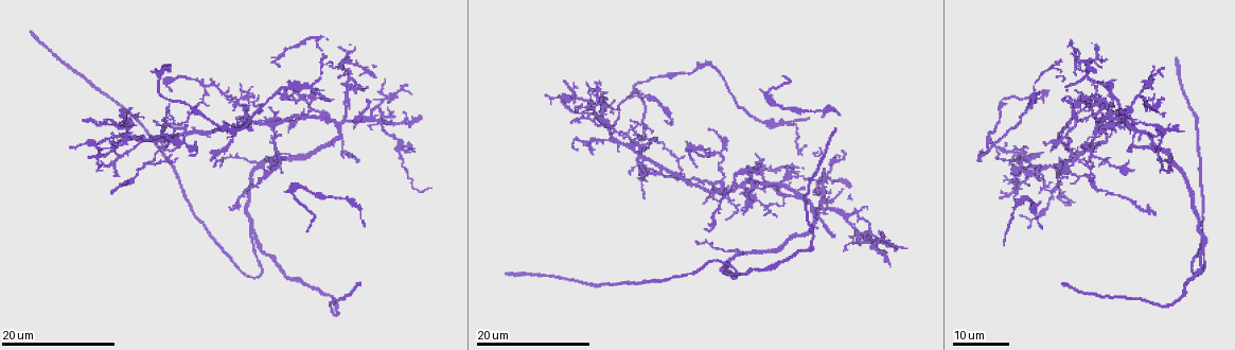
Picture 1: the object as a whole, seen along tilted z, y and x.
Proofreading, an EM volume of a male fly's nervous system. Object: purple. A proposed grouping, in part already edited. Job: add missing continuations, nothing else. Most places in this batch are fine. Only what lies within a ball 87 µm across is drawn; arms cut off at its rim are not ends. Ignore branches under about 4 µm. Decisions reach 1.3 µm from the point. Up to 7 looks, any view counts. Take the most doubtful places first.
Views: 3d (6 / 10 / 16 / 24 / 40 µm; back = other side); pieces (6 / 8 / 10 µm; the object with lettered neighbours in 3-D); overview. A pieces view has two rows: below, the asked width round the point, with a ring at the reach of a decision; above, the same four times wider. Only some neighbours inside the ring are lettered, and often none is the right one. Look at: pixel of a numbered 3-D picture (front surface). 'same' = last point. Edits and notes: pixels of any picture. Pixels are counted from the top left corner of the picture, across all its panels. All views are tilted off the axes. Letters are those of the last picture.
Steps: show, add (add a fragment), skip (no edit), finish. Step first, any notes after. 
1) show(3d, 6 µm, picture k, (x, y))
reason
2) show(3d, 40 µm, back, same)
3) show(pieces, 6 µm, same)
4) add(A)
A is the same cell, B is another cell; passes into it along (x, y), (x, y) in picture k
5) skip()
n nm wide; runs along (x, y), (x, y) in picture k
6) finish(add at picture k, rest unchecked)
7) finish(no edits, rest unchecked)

show(3d, 16 µm, picture 1, (359, 161))
an open end

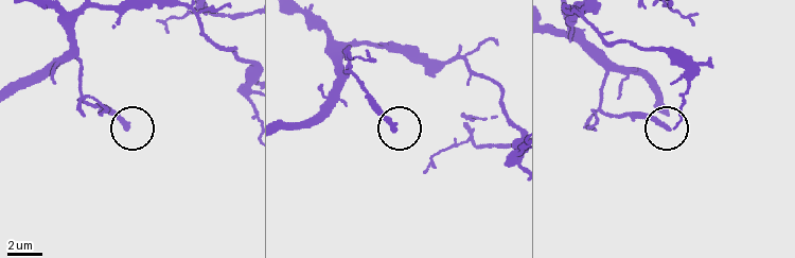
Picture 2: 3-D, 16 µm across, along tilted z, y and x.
show(pieces, 10 µm, picture 2, (669, 128))

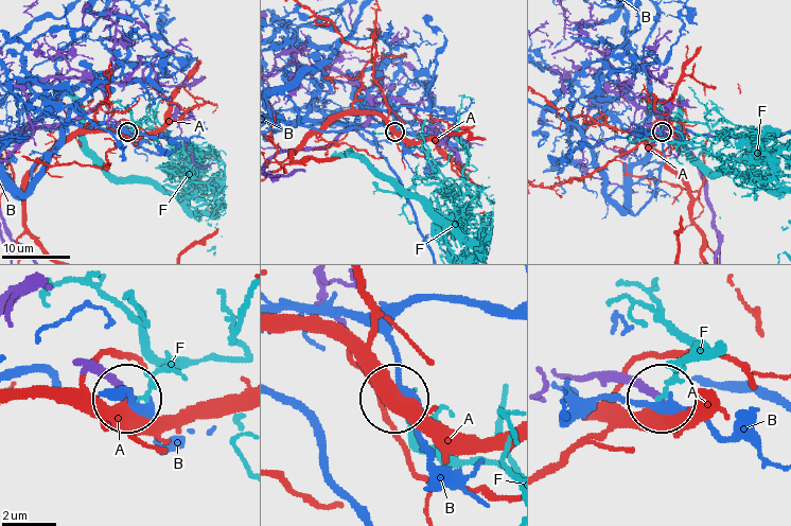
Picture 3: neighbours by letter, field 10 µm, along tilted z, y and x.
skip()
A, B and F are other cells; no lettered fragment goes on from it

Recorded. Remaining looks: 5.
show(3d, 16 µm, picture 1, (641, 173))
tapers out

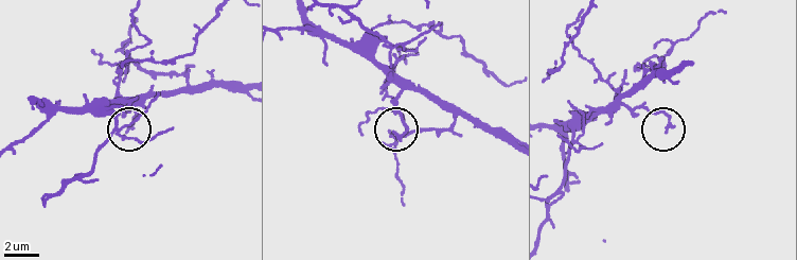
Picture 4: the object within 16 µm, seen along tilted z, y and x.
show(pieces, 6 µm, picture 4, (126, 130))

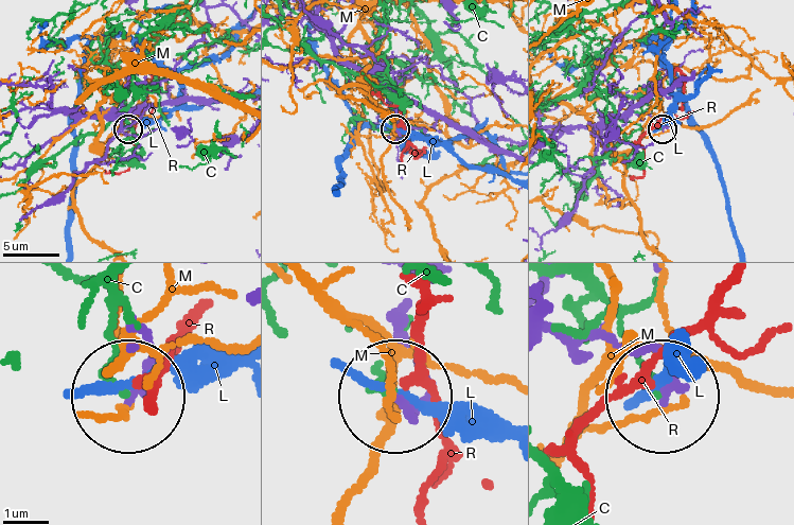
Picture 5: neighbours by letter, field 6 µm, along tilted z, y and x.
skip()
C, L, M and R are other cells; runs along (410, 352), (422, 396), (410, 404), (395, 395) in picture 5; no lettered fragment goes on from it

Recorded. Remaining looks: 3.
show(3d, 24 µm, picture 1, (573, 122))
tapers out

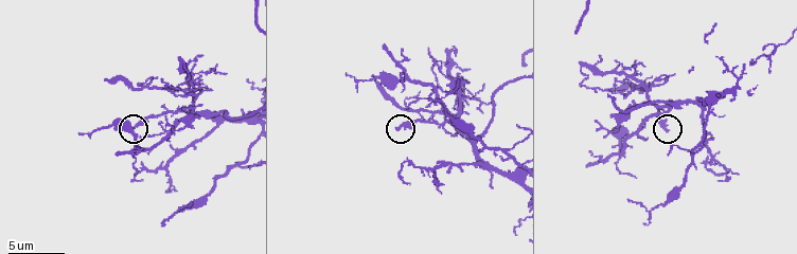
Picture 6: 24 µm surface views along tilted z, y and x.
show(pieces, 6 µm, picture 6, (396, 126))
see the neighbours

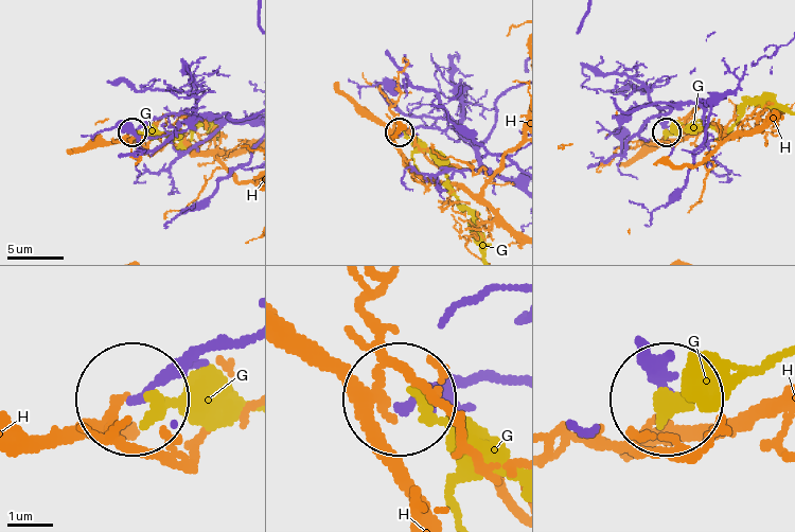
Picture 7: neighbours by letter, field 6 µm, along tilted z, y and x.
skip()
180 nm wide; G and H are other cells; runs along (639, 341), (670, 394) in picture 7; none of them fits

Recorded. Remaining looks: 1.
finish(no edits, rest unchecked)

